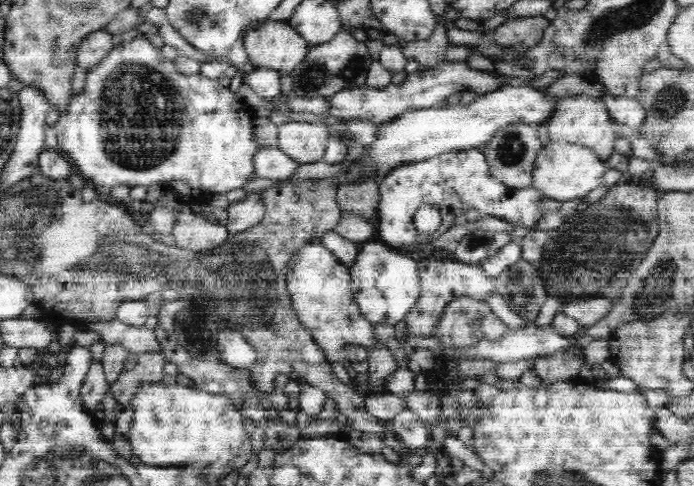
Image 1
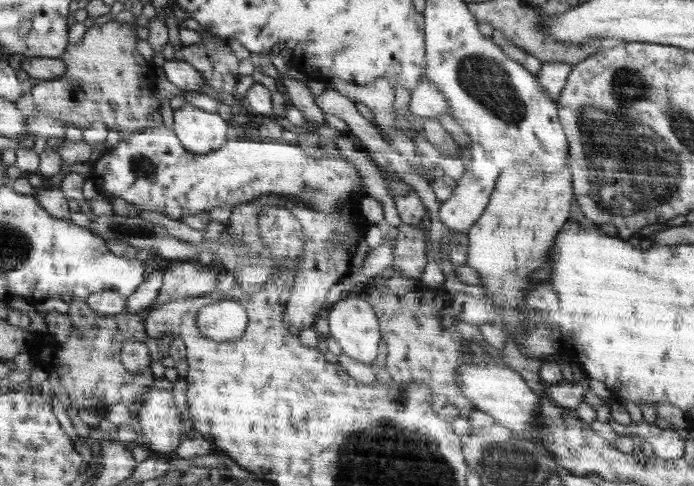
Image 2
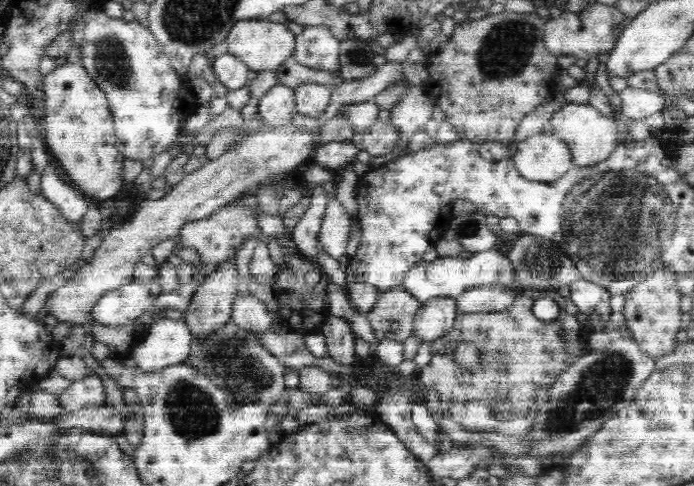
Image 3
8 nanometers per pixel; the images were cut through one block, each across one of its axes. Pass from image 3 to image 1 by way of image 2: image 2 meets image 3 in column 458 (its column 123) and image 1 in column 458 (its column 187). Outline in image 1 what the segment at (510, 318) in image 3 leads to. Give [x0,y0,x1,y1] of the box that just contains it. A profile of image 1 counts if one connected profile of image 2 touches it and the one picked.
[404,257,496,336]

